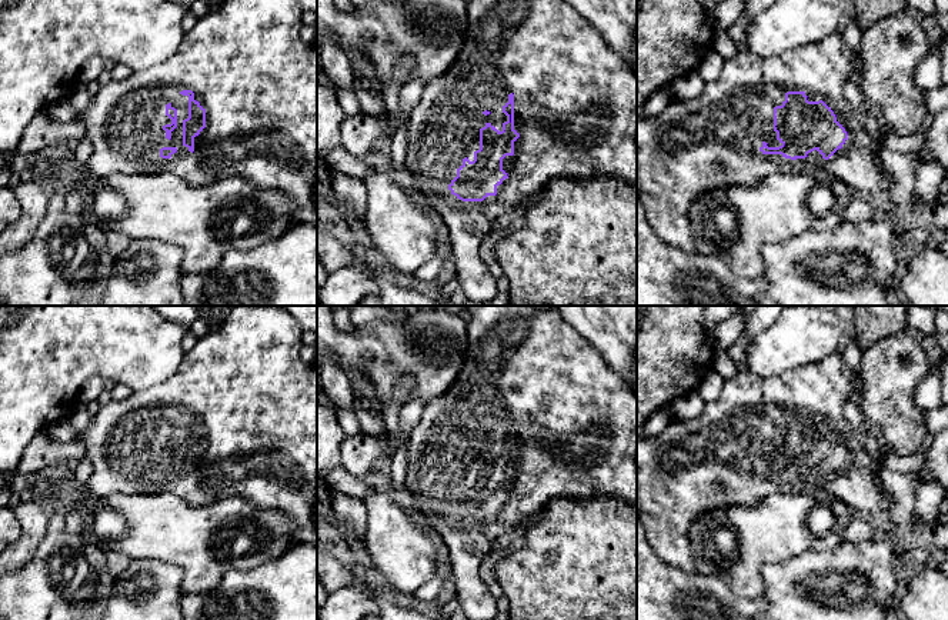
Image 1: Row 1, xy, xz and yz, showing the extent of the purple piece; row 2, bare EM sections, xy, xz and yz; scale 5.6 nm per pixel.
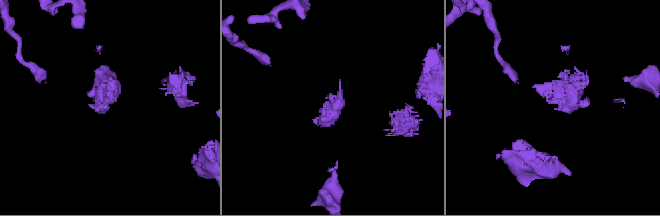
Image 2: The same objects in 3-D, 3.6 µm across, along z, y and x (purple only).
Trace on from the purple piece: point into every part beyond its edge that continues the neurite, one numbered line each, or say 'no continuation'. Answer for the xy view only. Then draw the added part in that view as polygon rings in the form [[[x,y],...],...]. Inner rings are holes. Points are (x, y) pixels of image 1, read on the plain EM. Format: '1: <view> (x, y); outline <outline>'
1: xy (246, 382); outline [[[233,306],[228,309],[221,320],[217,330],[210,331],[204,337],[198,339],[194,347],[184,353],[181,363],[168,380],[148,387],[146,390],[133,391],[126,400],[110,403],[100,407],[100,410],[91,416],[87,427],[77,433],[67,420],[53,423],[46,427],[44,434],[56,443],[80,441],[86,449],[86,457],[93,464],[93,471],[86,484],[89,497],[99,504],[109,496],[116,493],[123,494],[161,494],[171,493],[188,503],[190,506],[208,506],[214,501],[220,501],[228,497],[244,497],[253,507],[258,509],[277,509],[281,510],[294,521],[294,530],[291,531],[293,539],[297,543],[317,544],[317,527],[313,520],[314,497],[316,497],[316,481],[317,481],[317,363],[306,364],[301,359],[303,349],[303,330],[297,324],[296,319],[281,307],[276,306]],[[181,410],[191,410],[194,420],[206,430],[206,447],[194,457],[194,471],[190,473],[183,466],[183,440],[188,437],[188,417],[181,416]],[[166,424],[177,430],[177,447],[171,451],[171,459],[166,459],[166,451],[161,449],[164,444],[170,444],[171,440],[166,436]],[[161,467],[176,467],[177,471],[170,479],[160,477]]]

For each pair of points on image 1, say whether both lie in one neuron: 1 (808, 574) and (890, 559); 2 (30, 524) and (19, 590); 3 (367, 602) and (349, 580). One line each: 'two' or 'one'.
1: one
2: two
3: two

